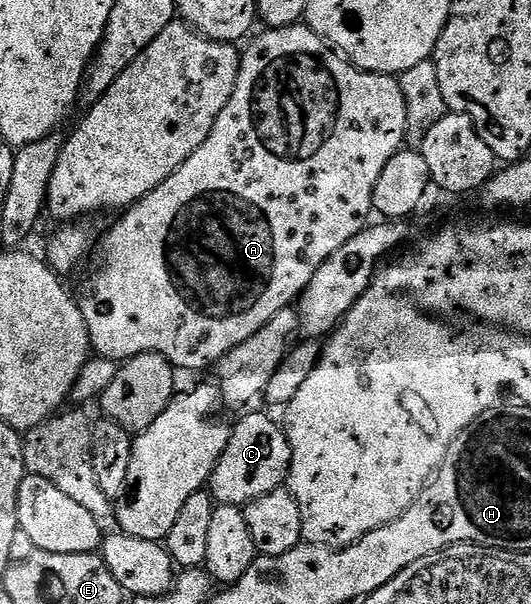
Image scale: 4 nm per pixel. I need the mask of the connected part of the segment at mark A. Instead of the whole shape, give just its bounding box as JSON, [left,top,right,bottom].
[77,23,407,371]

